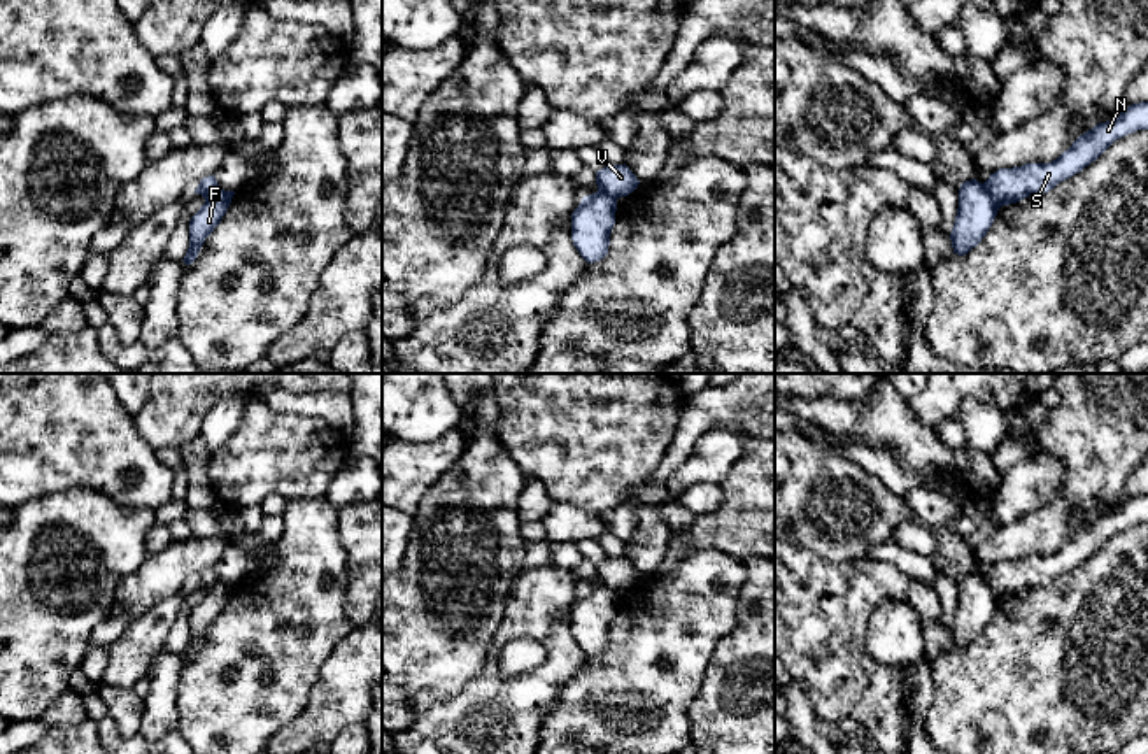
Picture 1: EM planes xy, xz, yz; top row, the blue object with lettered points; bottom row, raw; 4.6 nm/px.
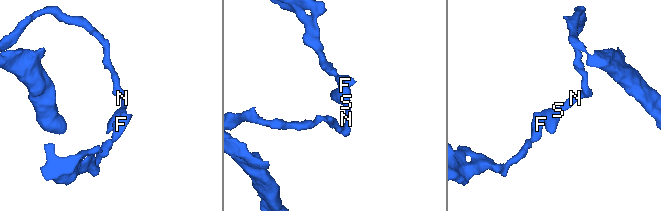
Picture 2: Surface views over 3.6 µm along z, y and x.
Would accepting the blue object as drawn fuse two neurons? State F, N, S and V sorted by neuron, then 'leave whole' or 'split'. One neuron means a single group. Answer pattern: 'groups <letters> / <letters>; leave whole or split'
groups F V / N S; split

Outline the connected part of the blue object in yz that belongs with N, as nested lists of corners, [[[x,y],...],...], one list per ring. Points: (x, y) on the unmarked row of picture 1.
[[[1148,494],[1132,496],[1113,514],[1095,517],[1080,528],[1057,552],[999,561],[990,566],[983,579],[997,600],[1017,596],[1032,587],[1048,586],[1059,575],[1095,554],[1115,533],[1137,523],[1148,523]]]

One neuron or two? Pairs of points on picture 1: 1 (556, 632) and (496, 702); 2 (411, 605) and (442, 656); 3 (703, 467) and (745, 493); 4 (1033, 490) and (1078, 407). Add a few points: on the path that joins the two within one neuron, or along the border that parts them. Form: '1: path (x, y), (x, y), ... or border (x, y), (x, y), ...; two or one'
1: path (556, 654), (556, 663), (519, 700); one
2: path (421, 618), (421, 635), (430, 644); one
3: border (745, 444), (740, 458), (719, 484); two
4: border (1040, 453), (1062, 467), (1052, 498); two

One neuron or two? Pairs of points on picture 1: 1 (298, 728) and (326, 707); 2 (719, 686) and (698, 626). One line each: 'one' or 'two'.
1: one
2: two

